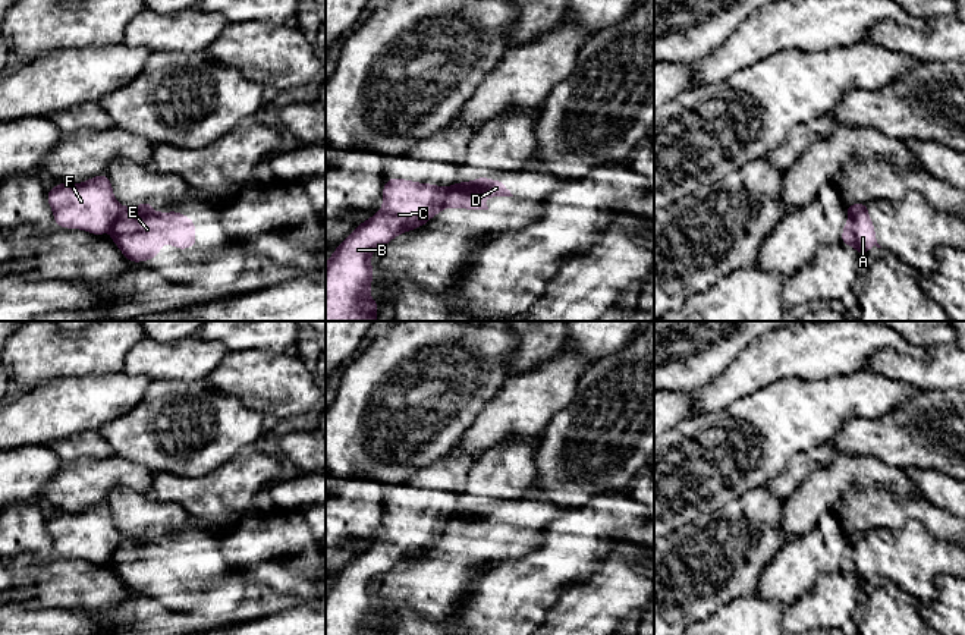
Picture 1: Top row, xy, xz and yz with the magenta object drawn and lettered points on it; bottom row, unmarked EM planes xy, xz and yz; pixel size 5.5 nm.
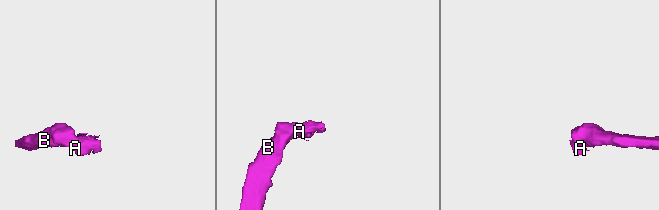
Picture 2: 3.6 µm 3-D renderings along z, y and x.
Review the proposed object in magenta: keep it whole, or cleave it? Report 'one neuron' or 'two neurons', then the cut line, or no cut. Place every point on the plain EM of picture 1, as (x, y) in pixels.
two neurons; cut in xz along (449, 516), (442, 536)

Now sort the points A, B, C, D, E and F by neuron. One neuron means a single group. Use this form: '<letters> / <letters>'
A D E / B C F

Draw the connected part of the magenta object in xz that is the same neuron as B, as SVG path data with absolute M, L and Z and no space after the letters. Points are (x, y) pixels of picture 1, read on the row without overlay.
M390 506L383 515L383 537L361 551L326 591L326 635L378 635L368 623L373 610L371 582L399 562L421 556L444 534L449 516Z

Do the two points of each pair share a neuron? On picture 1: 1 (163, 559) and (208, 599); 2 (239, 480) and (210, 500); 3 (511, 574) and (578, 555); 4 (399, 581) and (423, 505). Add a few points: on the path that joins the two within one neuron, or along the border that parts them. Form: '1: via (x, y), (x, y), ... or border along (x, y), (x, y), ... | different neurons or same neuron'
1: via (175, 571), (197, 593) | same neuron
2: via (232, 486), (225, 493), (217, 493) | same neuron
3: via (527, 574), (538, 574), (558, 555), (562, 555) | same neuron
4: via (442, 565), (490, 522), (489, 511), (465, 508) | same neuron

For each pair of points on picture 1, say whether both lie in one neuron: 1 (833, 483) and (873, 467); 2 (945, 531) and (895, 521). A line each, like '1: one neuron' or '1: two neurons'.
1: one neuron
2: one neuron

